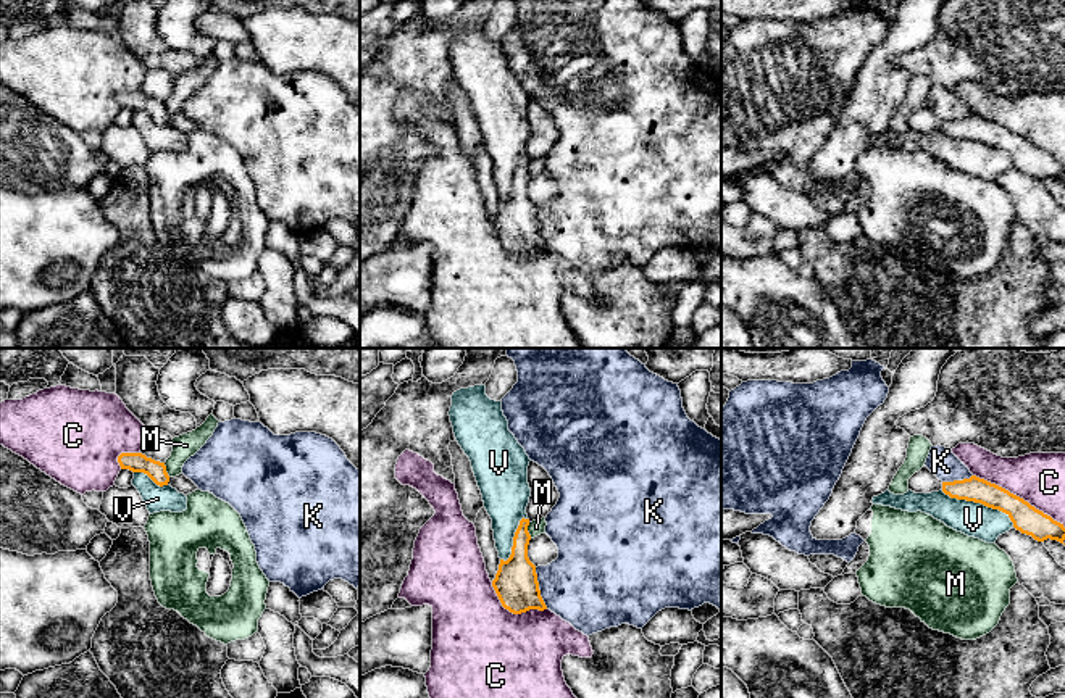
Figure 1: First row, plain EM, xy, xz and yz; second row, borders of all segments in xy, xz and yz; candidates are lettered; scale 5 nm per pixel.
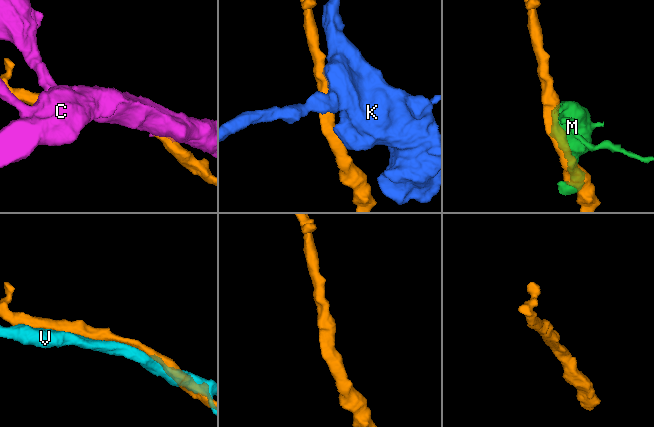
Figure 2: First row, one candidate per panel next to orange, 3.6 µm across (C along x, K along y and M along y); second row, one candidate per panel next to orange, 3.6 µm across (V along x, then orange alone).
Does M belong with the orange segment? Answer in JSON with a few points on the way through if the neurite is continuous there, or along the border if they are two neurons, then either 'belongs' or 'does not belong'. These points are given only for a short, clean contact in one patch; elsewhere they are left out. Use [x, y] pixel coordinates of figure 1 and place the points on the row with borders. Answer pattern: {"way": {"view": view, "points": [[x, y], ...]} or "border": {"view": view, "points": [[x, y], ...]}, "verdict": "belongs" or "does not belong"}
{"border": {"view": "xz", "points": [[528, 523], [531, 537]]}, "verdict": "does not belong"}

